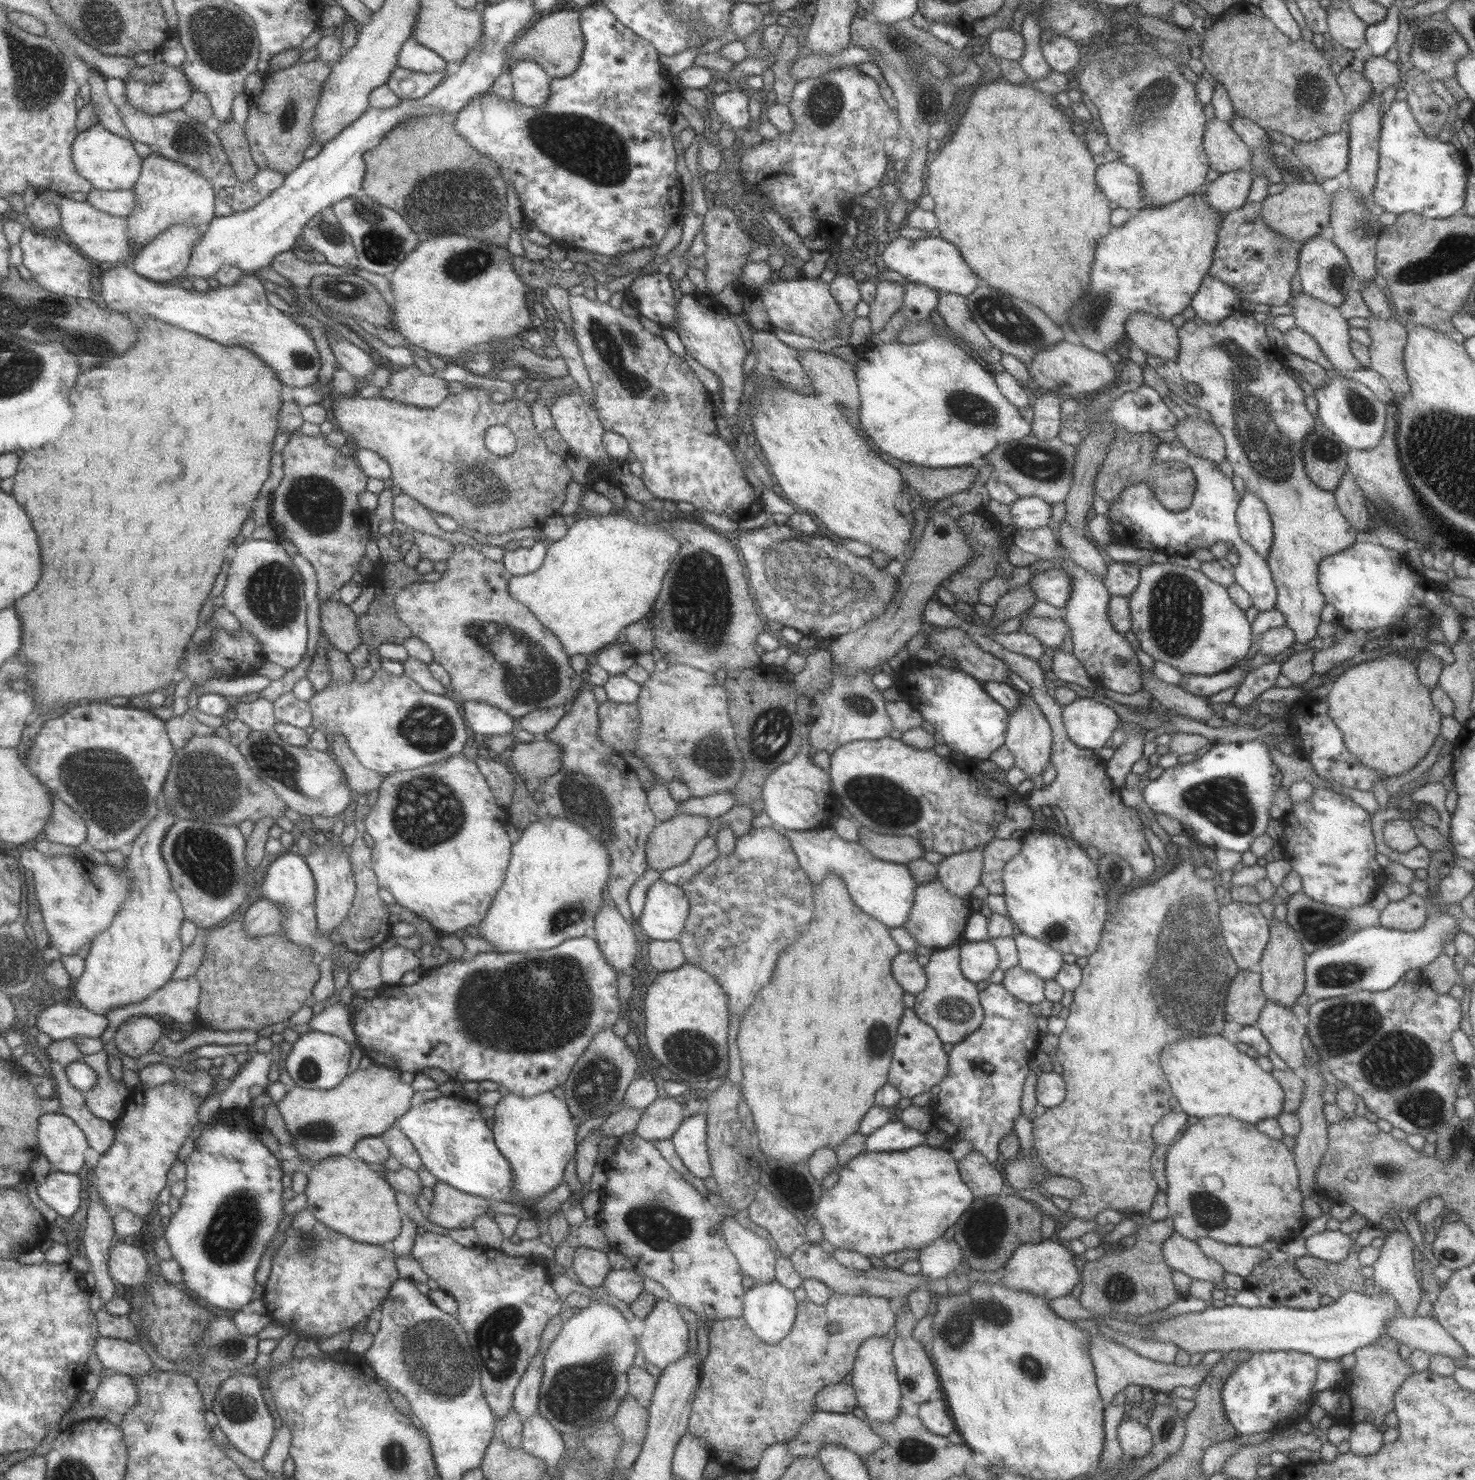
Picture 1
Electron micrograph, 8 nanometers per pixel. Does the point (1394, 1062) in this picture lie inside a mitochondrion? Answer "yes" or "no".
yes

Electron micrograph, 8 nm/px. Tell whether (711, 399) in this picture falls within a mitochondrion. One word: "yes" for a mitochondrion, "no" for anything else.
no

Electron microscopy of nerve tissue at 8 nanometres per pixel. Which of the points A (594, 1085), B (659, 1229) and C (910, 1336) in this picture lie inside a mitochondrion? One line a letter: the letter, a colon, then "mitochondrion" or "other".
A: mitochondrion
B: mitochondrion
C: other

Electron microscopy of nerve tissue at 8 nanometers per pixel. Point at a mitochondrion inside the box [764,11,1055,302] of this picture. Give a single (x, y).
(899, 45)

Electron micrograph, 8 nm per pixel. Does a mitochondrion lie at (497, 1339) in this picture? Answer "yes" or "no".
yes

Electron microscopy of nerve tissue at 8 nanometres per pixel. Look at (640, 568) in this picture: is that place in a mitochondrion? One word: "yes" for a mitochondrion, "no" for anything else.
no

